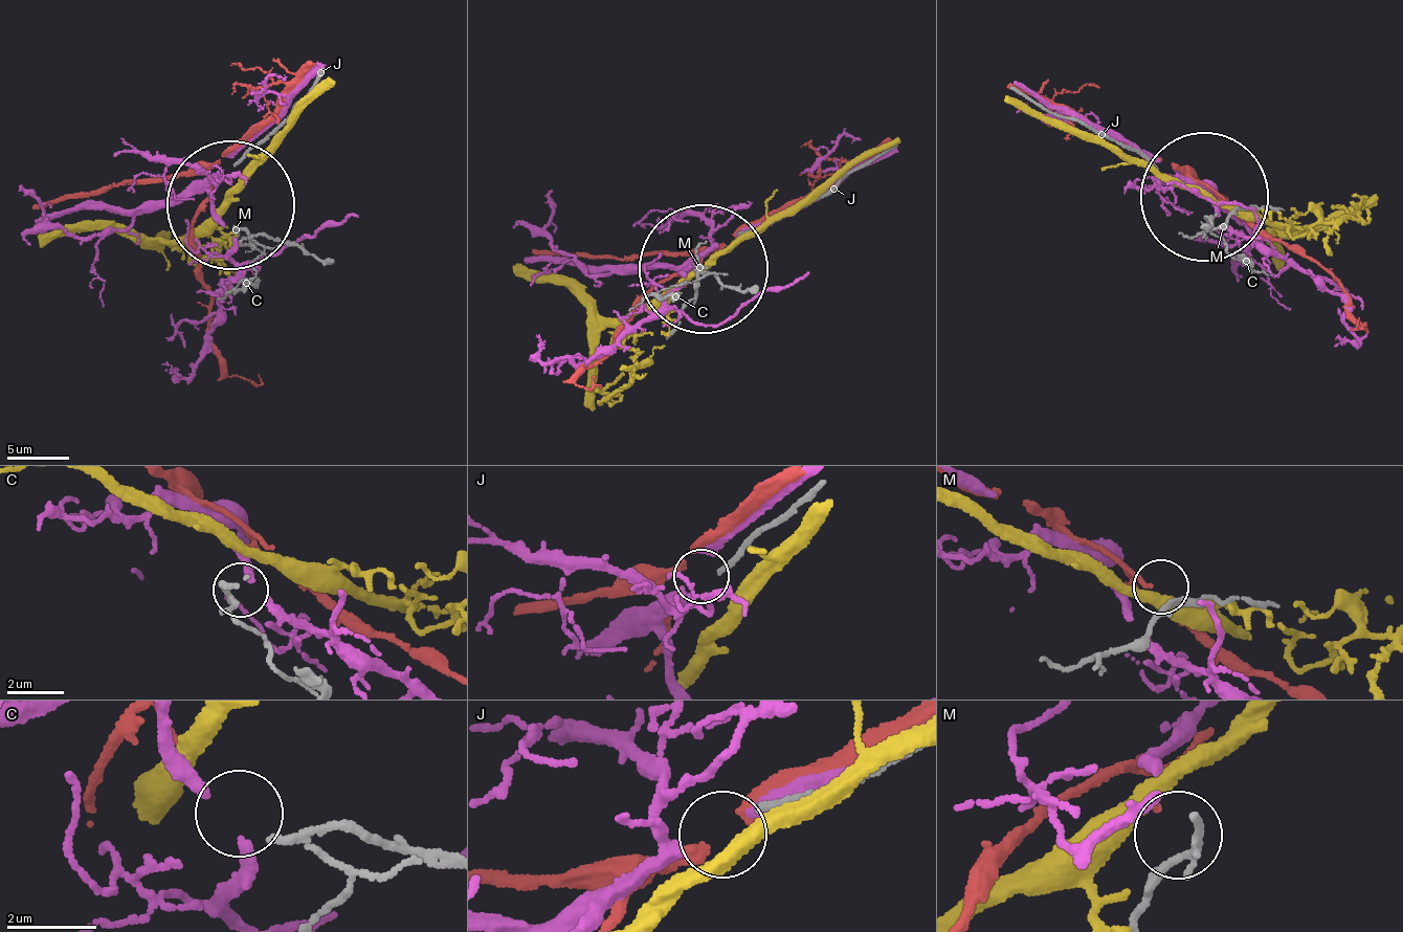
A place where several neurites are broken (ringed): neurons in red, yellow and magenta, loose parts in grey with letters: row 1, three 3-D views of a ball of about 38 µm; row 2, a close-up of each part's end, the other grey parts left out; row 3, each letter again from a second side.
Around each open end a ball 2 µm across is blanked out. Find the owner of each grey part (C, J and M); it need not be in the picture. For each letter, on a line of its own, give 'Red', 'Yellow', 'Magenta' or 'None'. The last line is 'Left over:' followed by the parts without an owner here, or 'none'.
C: None
J: None
M: Red
Left over: C, J

